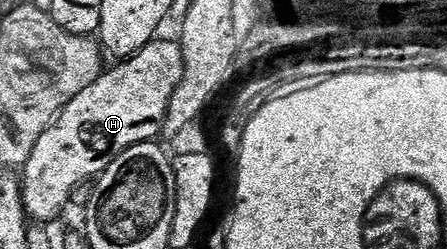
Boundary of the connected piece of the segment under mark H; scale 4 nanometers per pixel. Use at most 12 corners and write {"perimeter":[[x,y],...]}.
{"perimeter":[[177,41],[109,67],[39,138],[20,181],[49,224],[77,186],[163,133]]}

